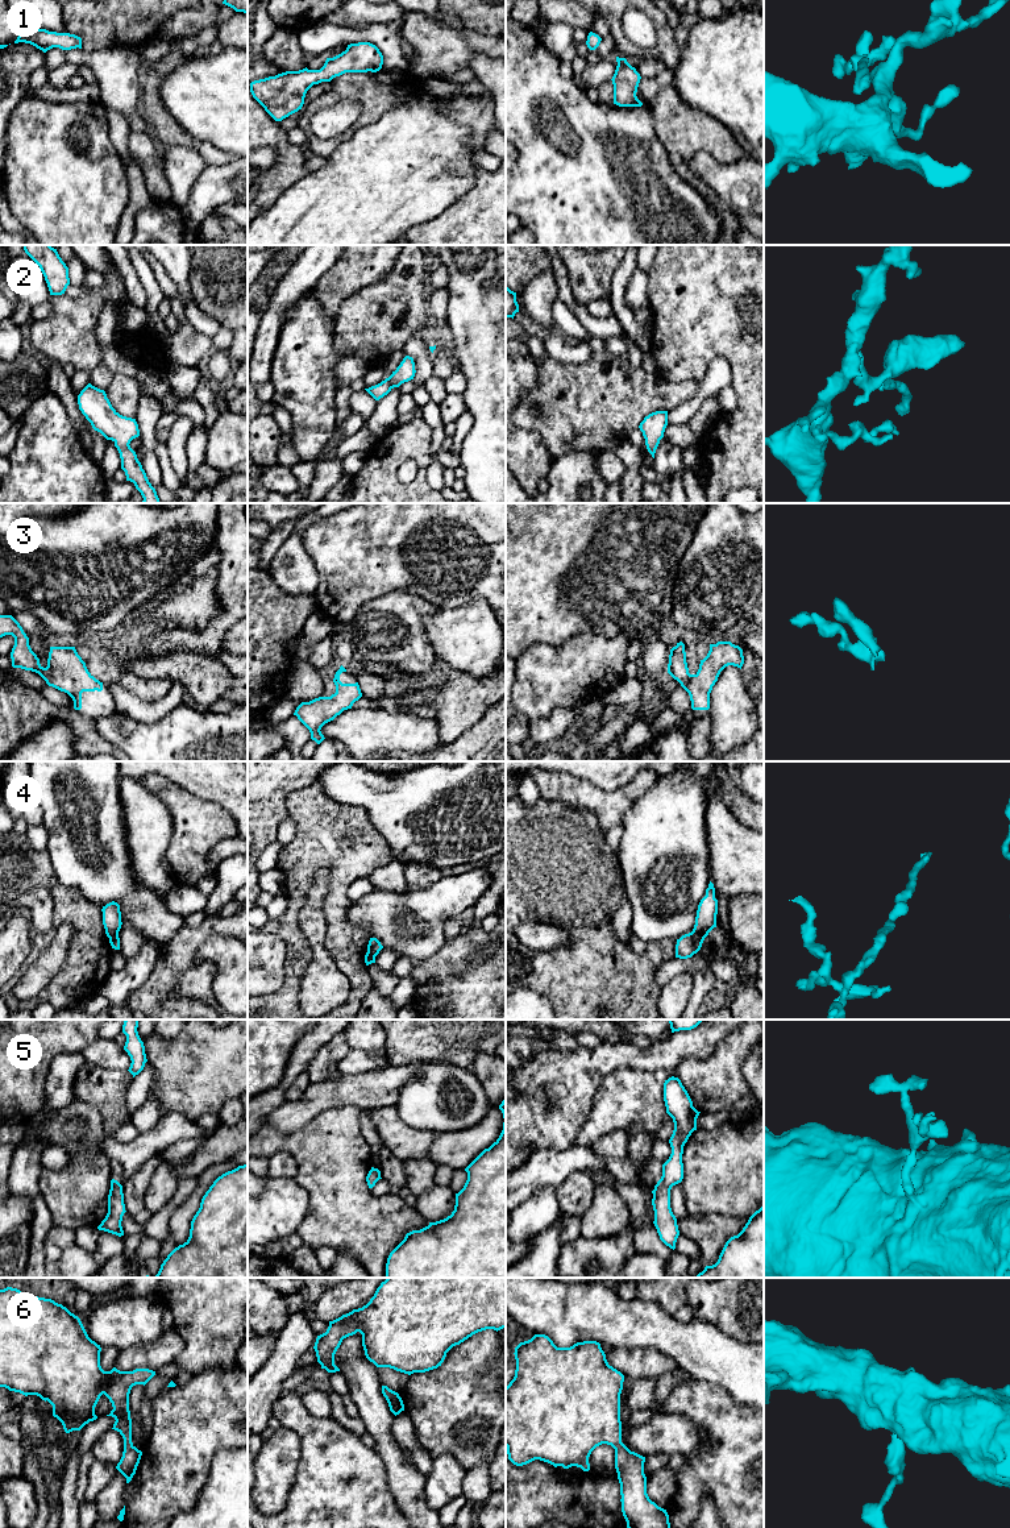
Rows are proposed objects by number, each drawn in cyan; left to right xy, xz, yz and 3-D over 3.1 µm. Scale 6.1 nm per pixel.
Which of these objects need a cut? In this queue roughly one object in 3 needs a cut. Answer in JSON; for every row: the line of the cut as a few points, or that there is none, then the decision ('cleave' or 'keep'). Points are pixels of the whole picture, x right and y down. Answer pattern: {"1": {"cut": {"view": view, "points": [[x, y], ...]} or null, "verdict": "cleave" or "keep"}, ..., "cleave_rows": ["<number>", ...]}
{"1": {"cut": null, "verdict": "keep"}, "2": {"cut": null, "verdict": "keep"}, "3": {"cut": null, "verdict": "keep"}, "4": {"cut": {"view": "yz", "points": [[693, 930], [703, 938]]}, "verdict": "cleave"}, "5": {"cut": null, "verdict": "keep"}, "6": {"cut": null, "verdict": "keep"}, "cleave_rows": ["4"]}

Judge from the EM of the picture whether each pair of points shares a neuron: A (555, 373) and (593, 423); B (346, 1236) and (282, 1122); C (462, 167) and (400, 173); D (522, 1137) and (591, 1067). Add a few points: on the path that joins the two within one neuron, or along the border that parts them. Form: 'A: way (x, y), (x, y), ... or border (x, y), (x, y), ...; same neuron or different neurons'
A: way (564, 386), (573, 405), (580, 411); same neuron
B: border (315, 1117), (290, 1132), (279, 1132), (262, 1124); different neurons
C: way (447, 167), (416, 167); same neuron
D: way (540, 1118), (552, 1112), (556, 1103), (573, 1086); same neuron

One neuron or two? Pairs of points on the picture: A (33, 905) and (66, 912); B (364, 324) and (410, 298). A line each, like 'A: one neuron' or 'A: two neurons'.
A: two neurons
B: one neuron

